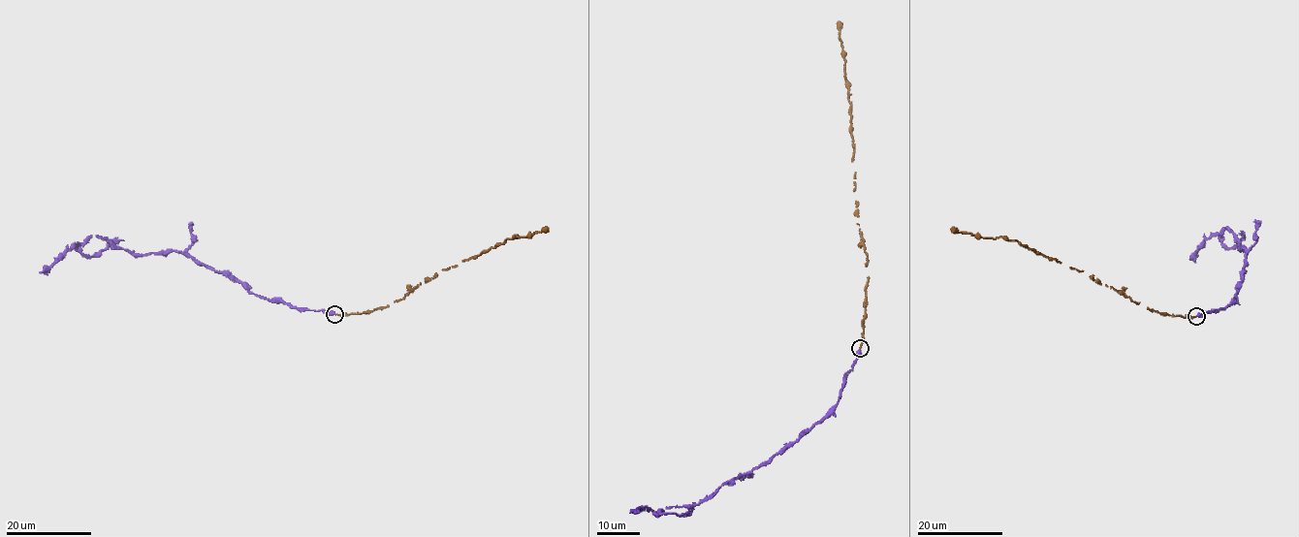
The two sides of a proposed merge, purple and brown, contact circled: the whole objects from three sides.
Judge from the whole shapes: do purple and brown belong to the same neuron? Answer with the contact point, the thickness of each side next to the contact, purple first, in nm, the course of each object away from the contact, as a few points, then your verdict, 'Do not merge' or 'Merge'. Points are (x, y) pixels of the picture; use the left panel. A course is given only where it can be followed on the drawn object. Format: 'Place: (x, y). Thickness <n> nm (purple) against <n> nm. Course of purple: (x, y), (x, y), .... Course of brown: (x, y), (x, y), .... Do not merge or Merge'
Place: (334, 314). Thickness 550 nm (purple) against 280 nm. Course of purple: (334, 314), (261, 299), (181, 252), (136, 254), (114, 248), (85, 256), (71, 245), (39, 272). Course of brown: (334, 314), (387, 306), (442, 269), (476, 258), (505, 238), (530, 236), (548, 228). Merge

